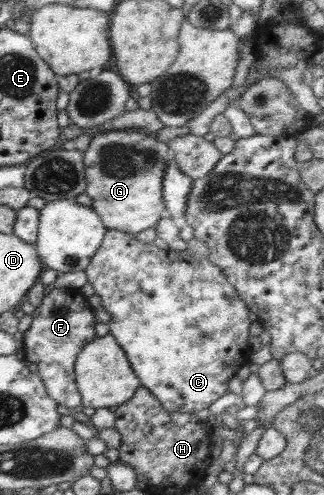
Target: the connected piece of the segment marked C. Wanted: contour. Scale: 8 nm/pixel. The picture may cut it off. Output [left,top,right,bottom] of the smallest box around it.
[84,229,253,414]

